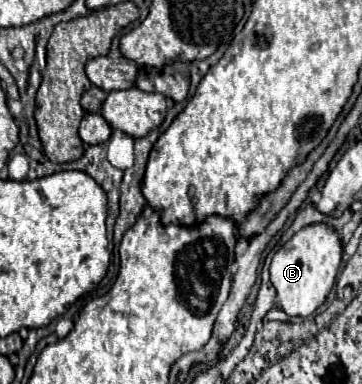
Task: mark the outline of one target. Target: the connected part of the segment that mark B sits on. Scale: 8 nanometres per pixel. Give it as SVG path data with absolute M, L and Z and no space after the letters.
M309 225L295 233L275 255L269 267L271 285L277 291L277 307L289 317L311 315L321 307L335 283L341 265L341 237L327 225Z

